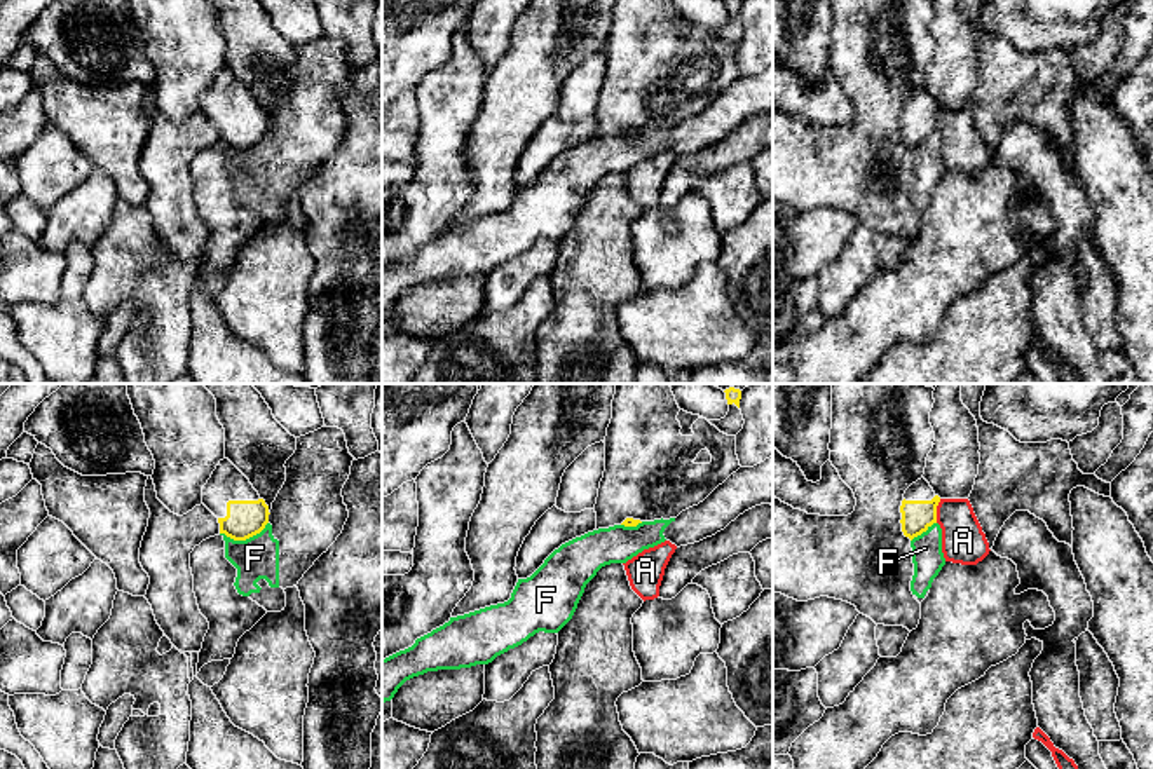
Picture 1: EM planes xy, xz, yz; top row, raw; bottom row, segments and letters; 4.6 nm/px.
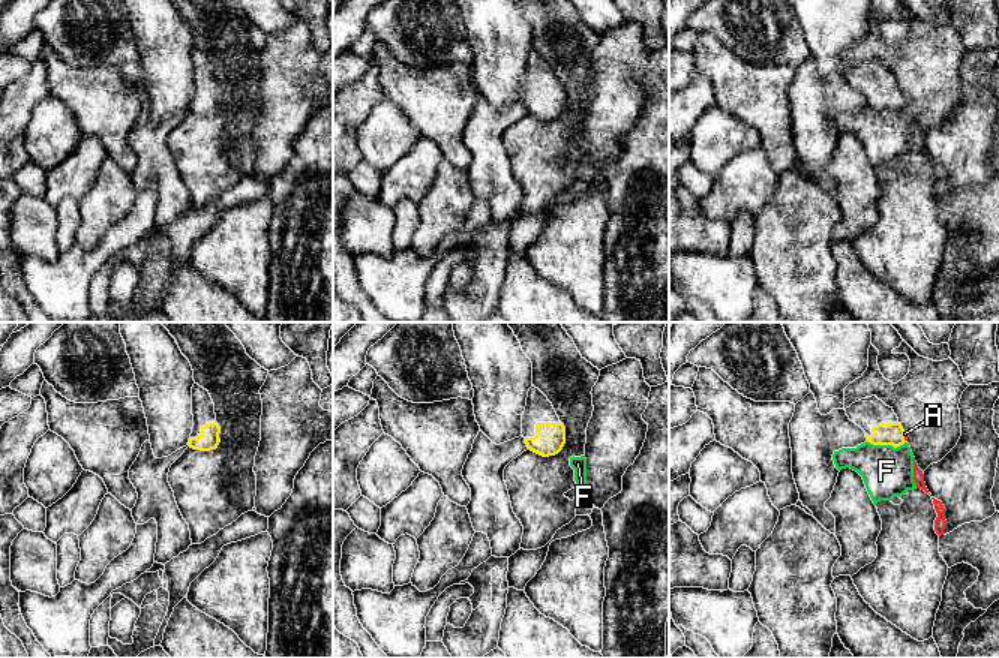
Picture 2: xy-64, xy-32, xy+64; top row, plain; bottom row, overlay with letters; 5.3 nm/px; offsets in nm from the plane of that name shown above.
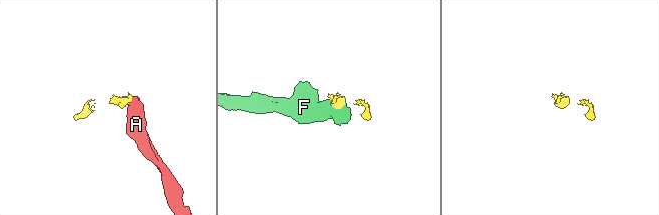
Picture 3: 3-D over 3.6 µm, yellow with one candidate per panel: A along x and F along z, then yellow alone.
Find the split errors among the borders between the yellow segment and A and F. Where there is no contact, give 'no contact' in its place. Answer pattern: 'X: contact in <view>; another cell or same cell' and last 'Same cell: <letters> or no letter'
A: contact in yz; same cell
F: contact in xy; another cell
Same cell: A

